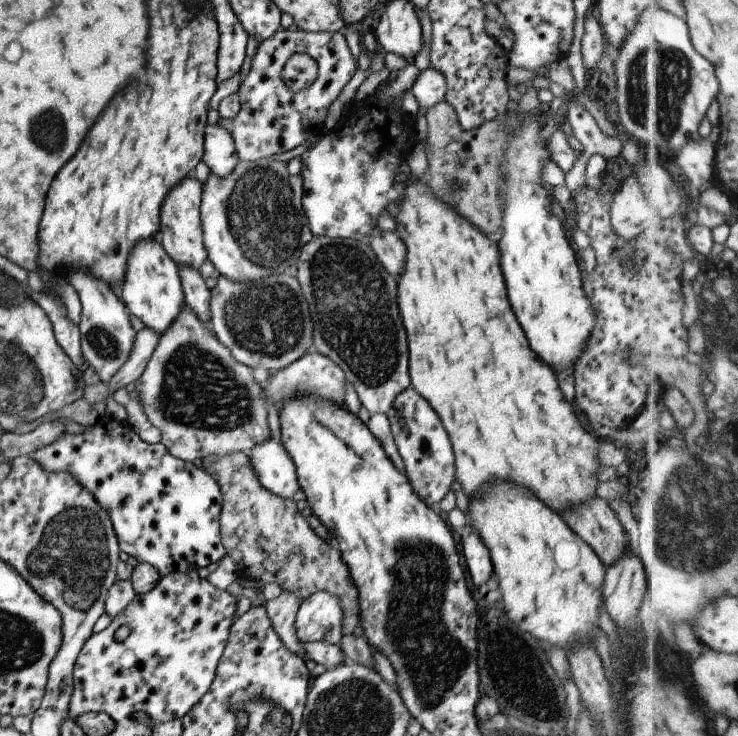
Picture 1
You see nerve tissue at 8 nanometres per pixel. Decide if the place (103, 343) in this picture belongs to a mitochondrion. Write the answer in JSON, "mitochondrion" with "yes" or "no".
{"mitochondrion":"yes"}

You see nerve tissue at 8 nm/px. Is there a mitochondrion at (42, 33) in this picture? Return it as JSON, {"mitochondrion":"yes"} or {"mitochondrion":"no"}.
{"mitochondrion":"no"}

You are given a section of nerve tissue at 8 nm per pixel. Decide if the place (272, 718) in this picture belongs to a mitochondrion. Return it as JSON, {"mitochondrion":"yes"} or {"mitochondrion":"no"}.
{"mitochondrion":"yes"}

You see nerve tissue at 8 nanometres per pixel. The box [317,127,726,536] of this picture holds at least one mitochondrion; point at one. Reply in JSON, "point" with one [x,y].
{"point":[452,186]}

